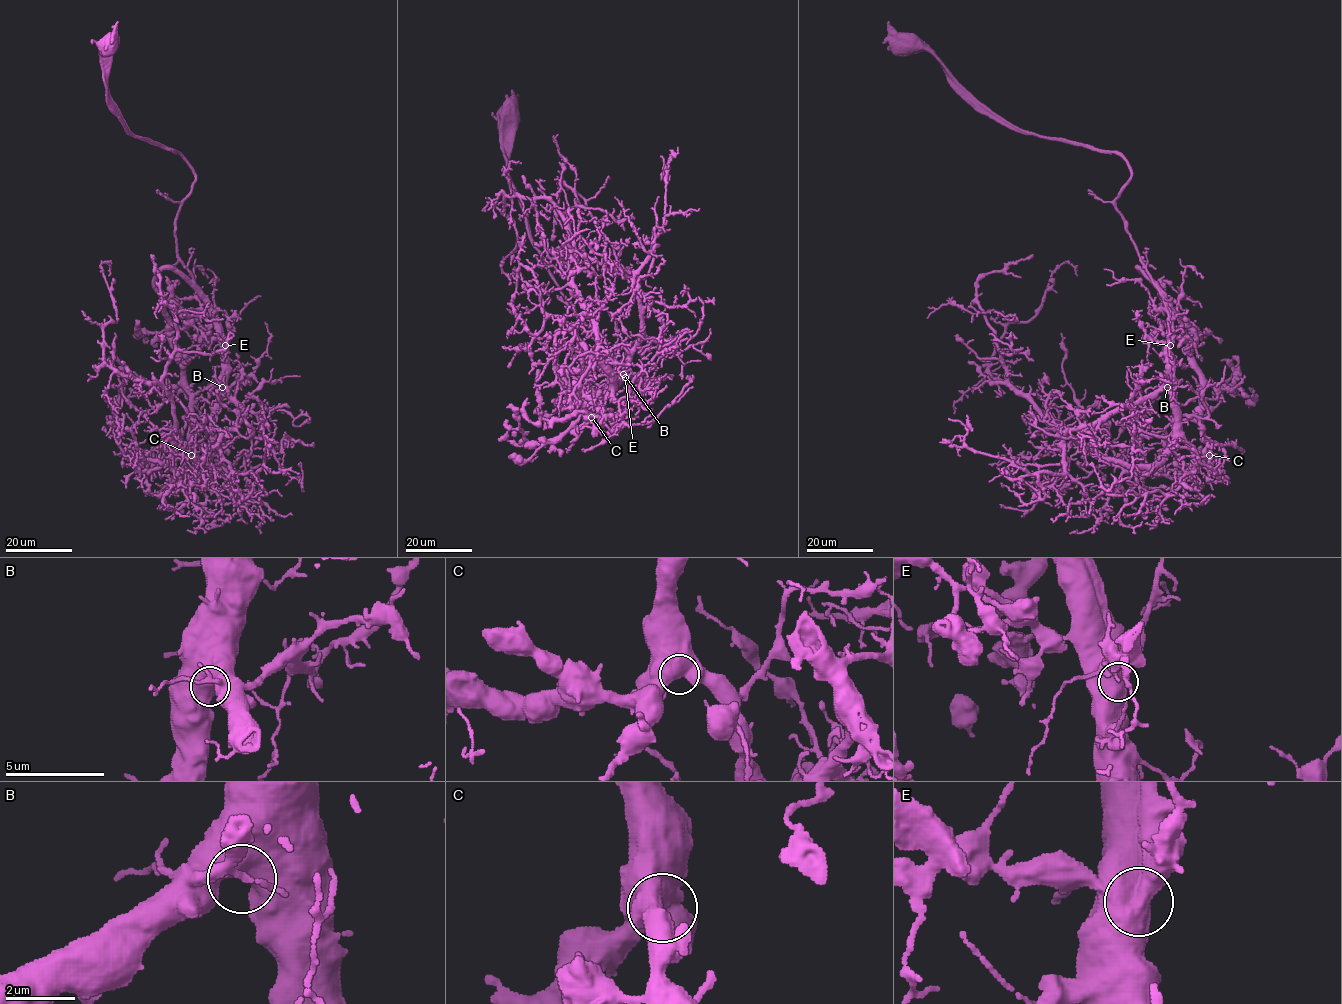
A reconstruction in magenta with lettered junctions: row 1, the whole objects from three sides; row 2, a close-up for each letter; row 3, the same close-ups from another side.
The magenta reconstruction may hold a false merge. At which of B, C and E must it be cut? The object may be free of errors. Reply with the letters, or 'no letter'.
no letter

